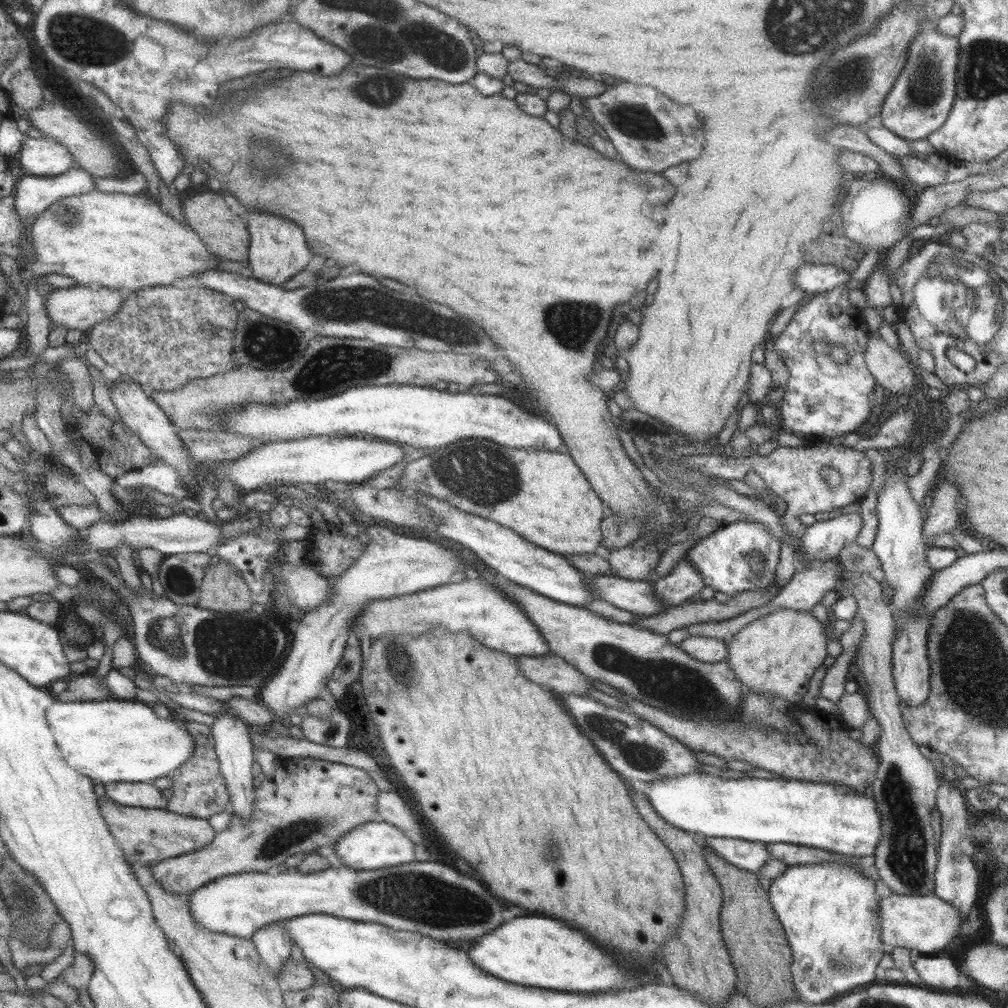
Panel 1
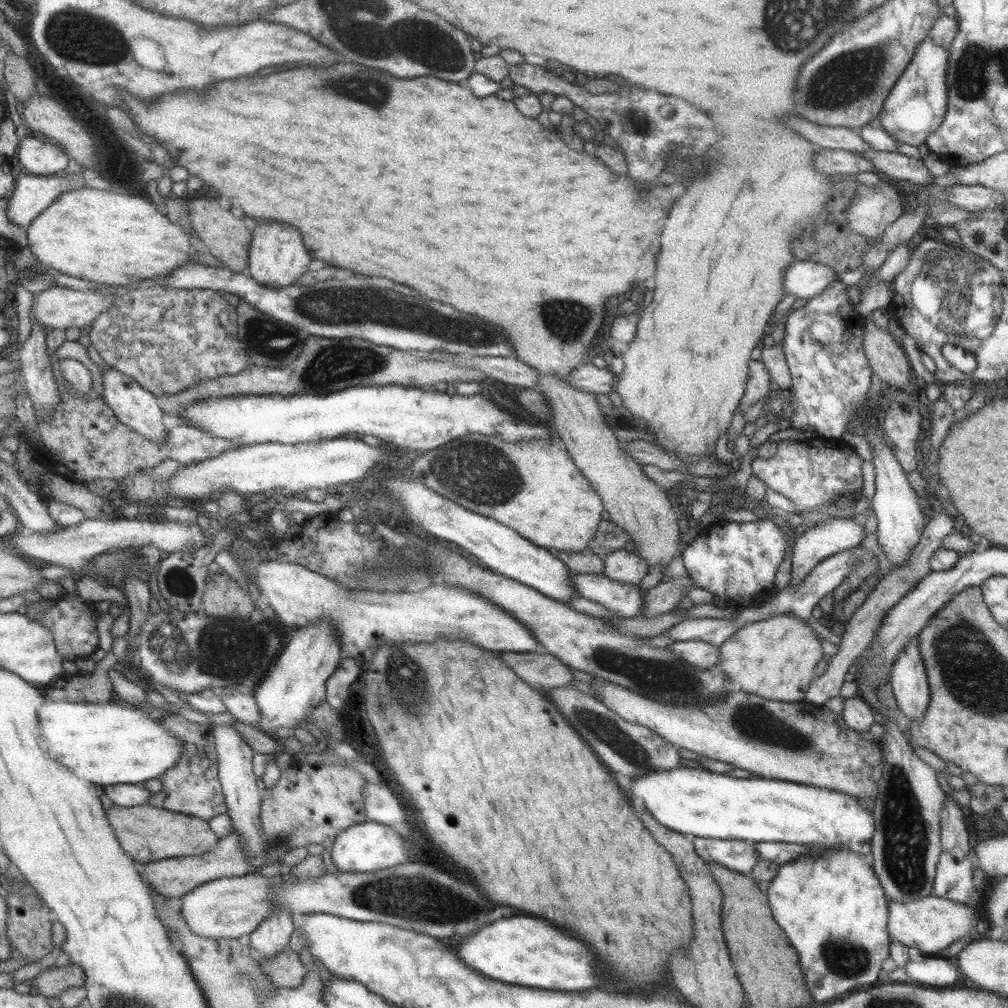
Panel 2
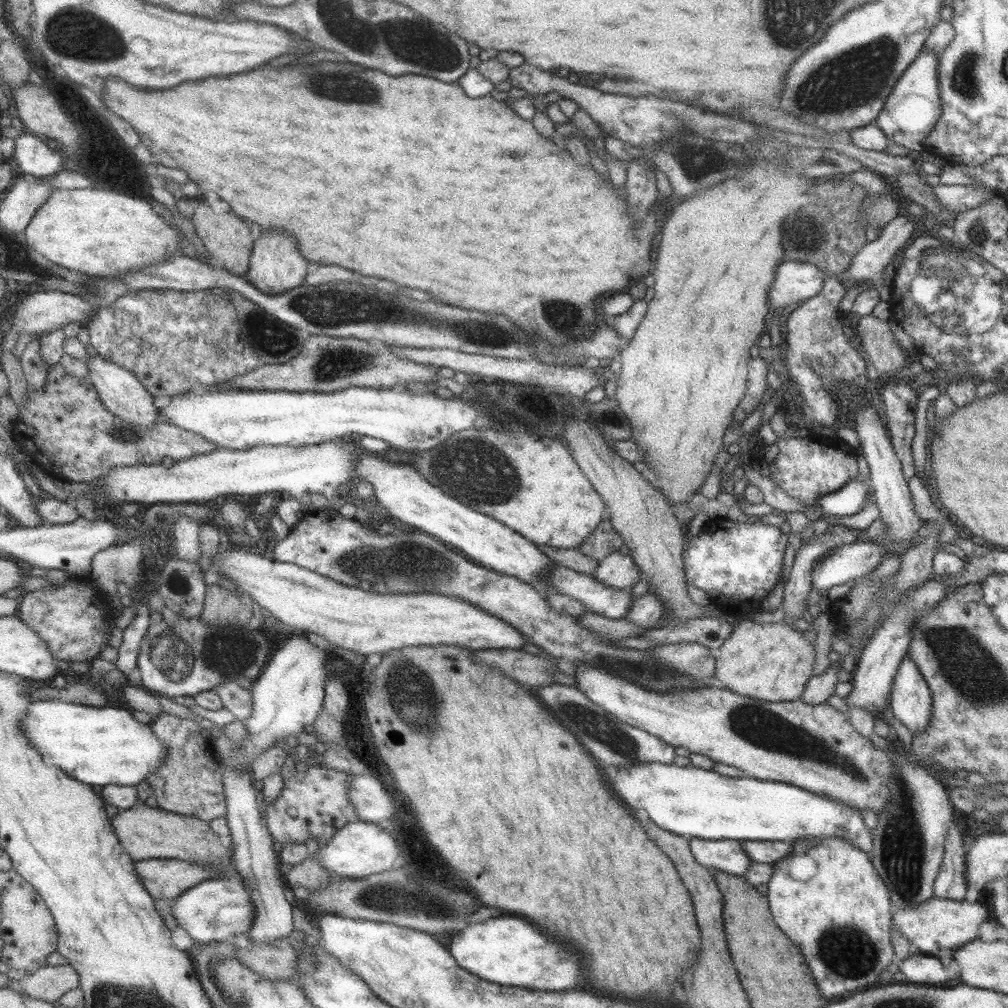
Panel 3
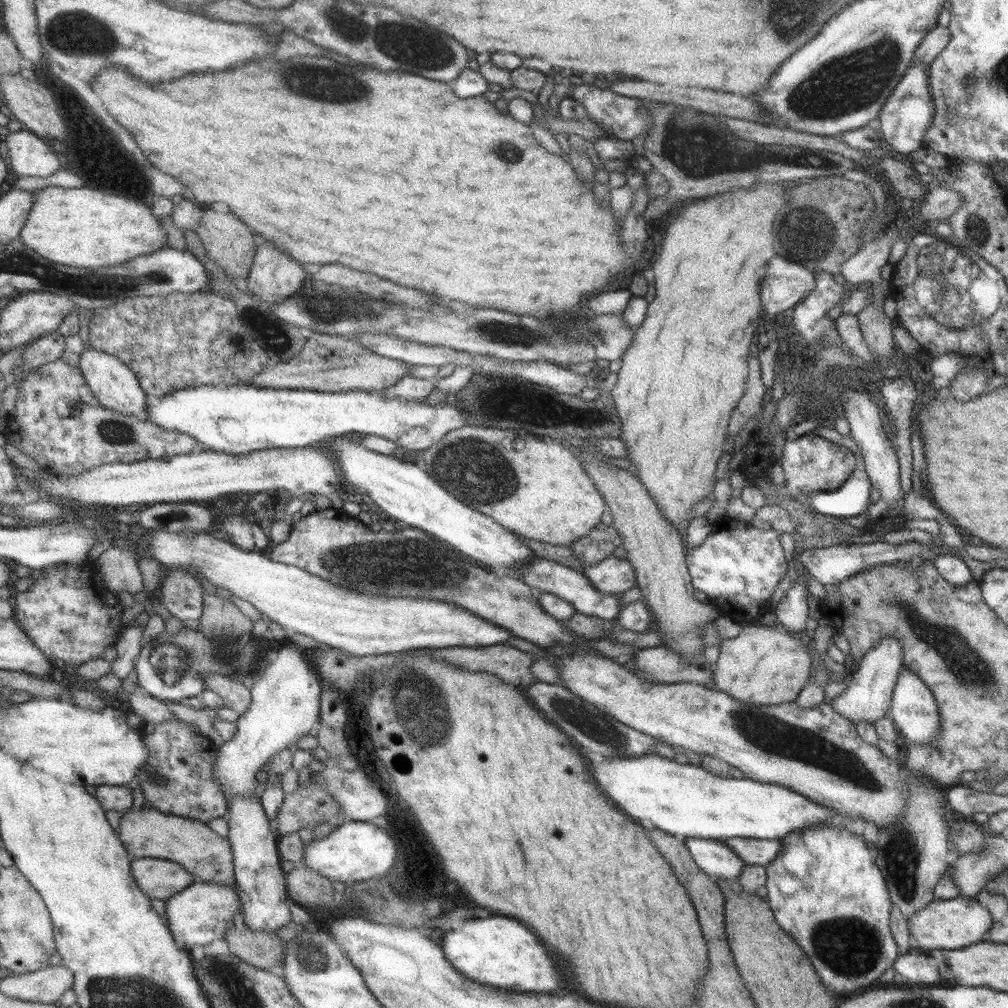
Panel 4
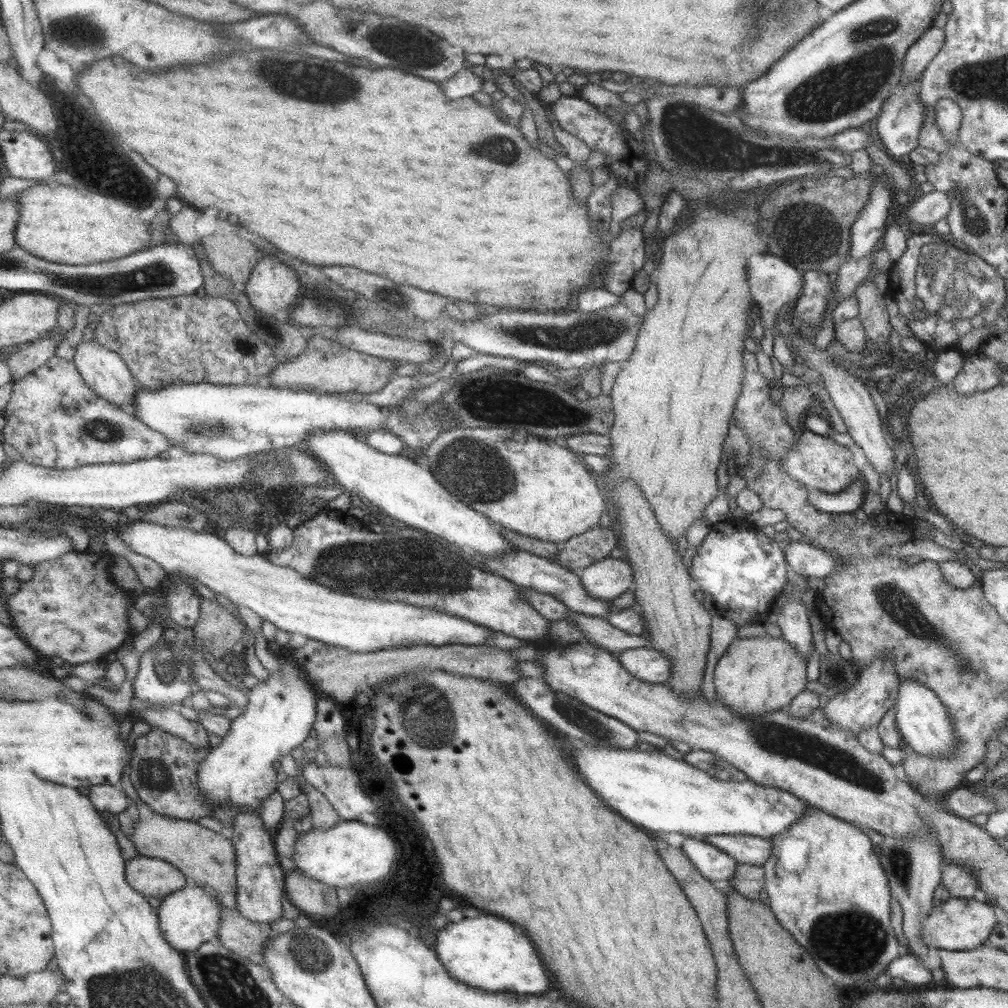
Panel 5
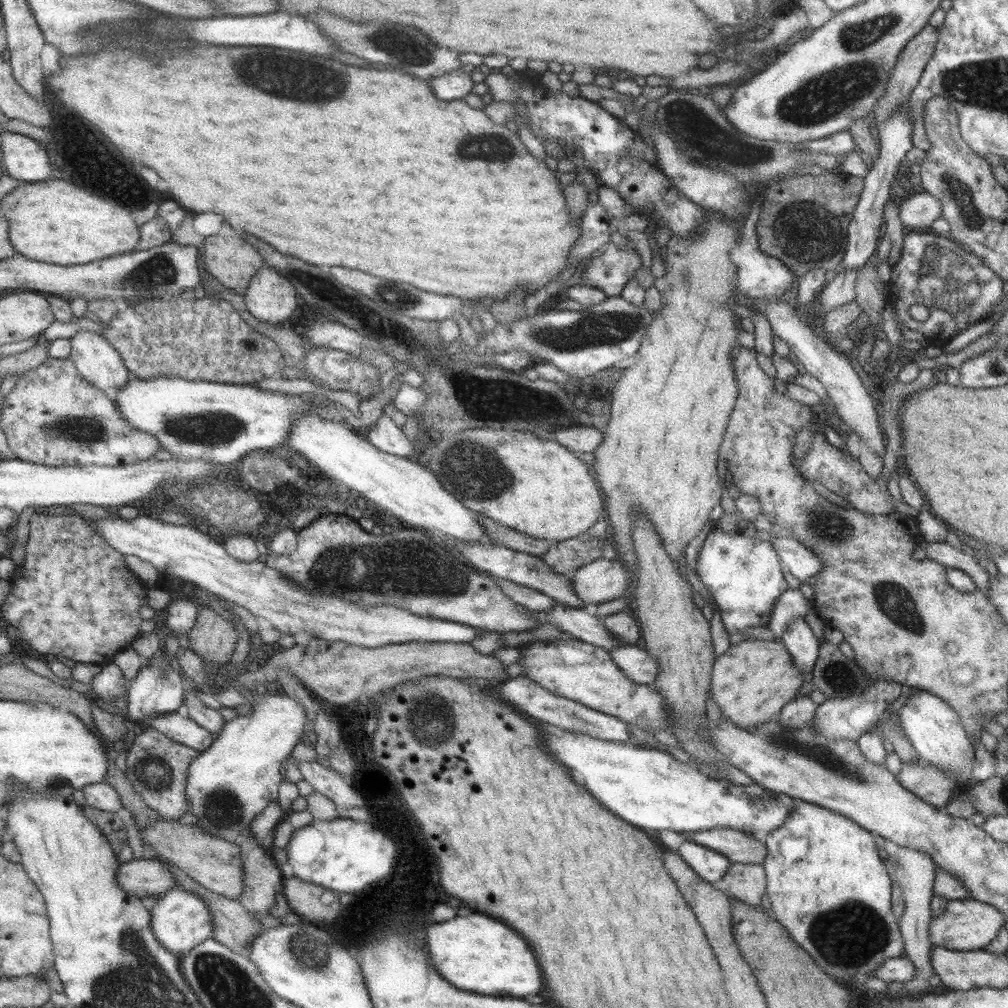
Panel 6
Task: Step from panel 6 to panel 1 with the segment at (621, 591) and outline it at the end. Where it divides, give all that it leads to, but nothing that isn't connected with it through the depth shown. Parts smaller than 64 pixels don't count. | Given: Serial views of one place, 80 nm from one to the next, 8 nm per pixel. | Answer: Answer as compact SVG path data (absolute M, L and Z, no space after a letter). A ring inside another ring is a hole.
M627 545L611 550L606 561L613 576L629 580L646 580L651 578L660 554L658 550L649 550L646 547L633 548Z

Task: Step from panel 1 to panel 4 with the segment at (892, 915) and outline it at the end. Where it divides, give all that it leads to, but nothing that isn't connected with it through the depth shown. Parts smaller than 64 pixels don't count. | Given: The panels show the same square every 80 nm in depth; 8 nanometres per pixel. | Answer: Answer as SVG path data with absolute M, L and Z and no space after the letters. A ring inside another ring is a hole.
M959 895L947 900L931 901L917 914L907 918L906 924L910 938L915 940L916 949L926 953L930 950L959 950L982 942L983 934L989 929L992 921L987 908L981 906L974 898Z

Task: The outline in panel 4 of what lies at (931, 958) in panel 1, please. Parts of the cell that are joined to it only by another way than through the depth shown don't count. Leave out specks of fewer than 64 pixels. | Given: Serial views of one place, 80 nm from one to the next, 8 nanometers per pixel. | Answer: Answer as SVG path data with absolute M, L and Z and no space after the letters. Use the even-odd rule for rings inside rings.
M912 950L900 954L892 964L894 974L900 974L907 984L933 984L939 980L939 973L935 967L927 963L927 954Z

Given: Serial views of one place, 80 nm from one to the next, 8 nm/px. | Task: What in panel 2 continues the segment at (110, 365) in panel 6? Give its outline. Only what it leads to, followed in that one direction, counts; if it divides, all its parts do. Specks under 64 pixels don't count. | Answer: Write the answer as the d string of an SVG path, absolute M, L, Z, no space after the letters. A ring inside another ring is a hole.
M109 366L104 370L101 369L101 371L102 401L113 411L115 418L150 441L162 443L166 431L161 423L163 410L159 409L155 403L156 396L147 392L138 382L135 382L135 379Z

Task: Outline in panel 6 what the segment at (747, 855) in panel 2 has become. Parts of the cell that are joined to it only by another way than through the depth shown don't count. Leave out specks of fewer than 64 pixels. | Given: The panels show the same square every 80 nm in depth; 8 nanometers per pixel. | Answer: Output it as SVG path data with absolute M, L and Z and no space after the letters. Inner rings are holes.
M688 840L679 845L676 853L701 880L708 883L723 879L726 868L731 864L722 854Z

